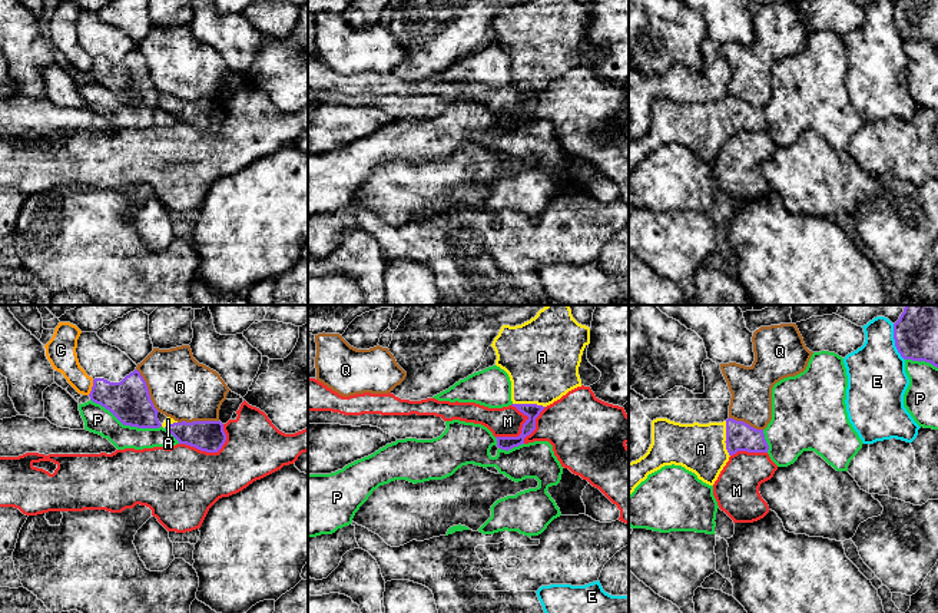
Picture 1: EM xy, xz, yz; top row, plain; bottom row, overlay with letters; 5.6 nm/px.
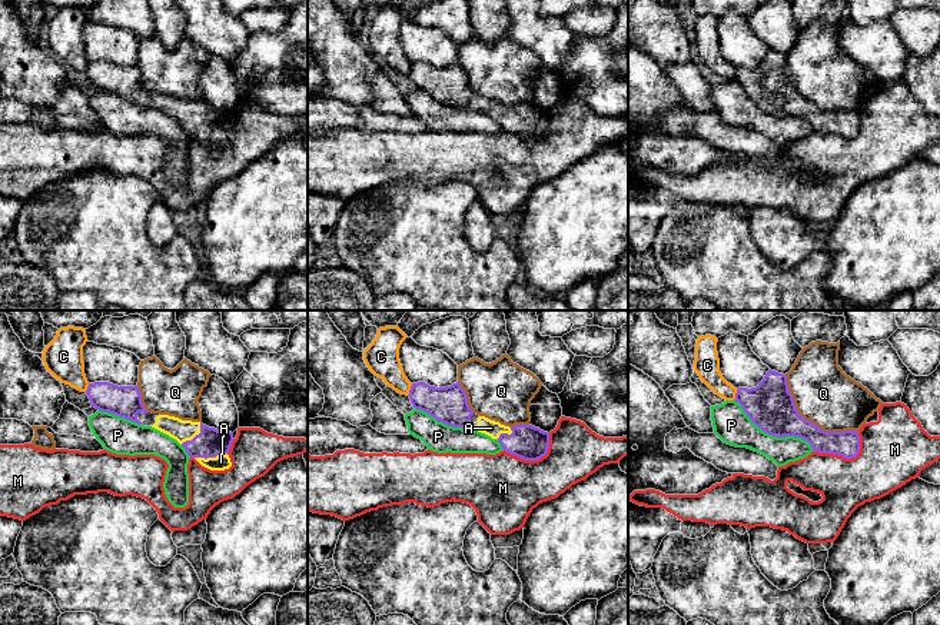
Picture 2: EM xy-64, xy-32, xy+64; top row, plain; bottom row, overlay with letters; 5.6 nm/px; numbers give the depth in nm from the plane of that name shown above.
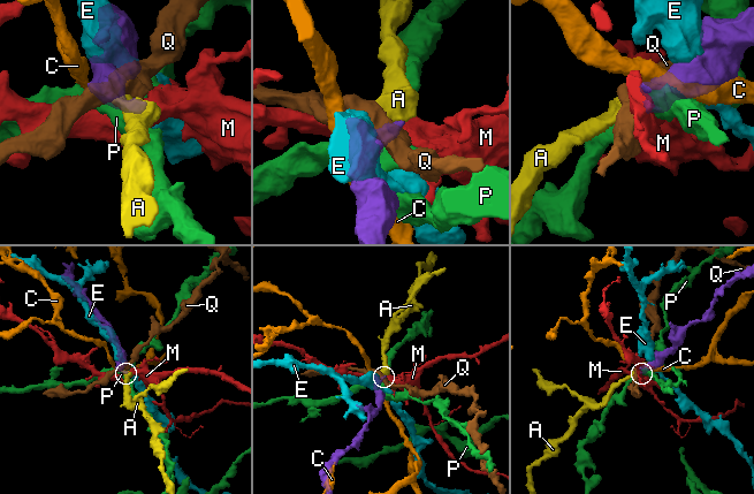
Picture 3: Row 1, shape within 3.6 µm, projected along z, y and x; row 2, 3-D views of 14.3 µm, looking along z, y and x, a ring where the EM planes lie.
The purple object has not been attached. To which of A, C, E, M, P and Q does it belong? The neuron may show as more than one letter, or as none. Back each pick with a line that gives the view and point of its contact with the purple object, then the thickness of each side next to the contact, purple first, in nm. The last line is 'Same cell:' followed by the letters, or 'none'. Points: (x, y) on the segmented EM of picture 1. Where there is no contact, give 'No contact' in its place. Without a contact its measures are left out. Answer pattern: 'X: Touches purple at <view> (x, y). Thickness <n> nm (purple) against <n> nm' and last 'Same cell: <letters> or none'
A: Touches purple at yz (726, 438). Thickness 160 nm (purple) against 280 nm
Same cell: A

